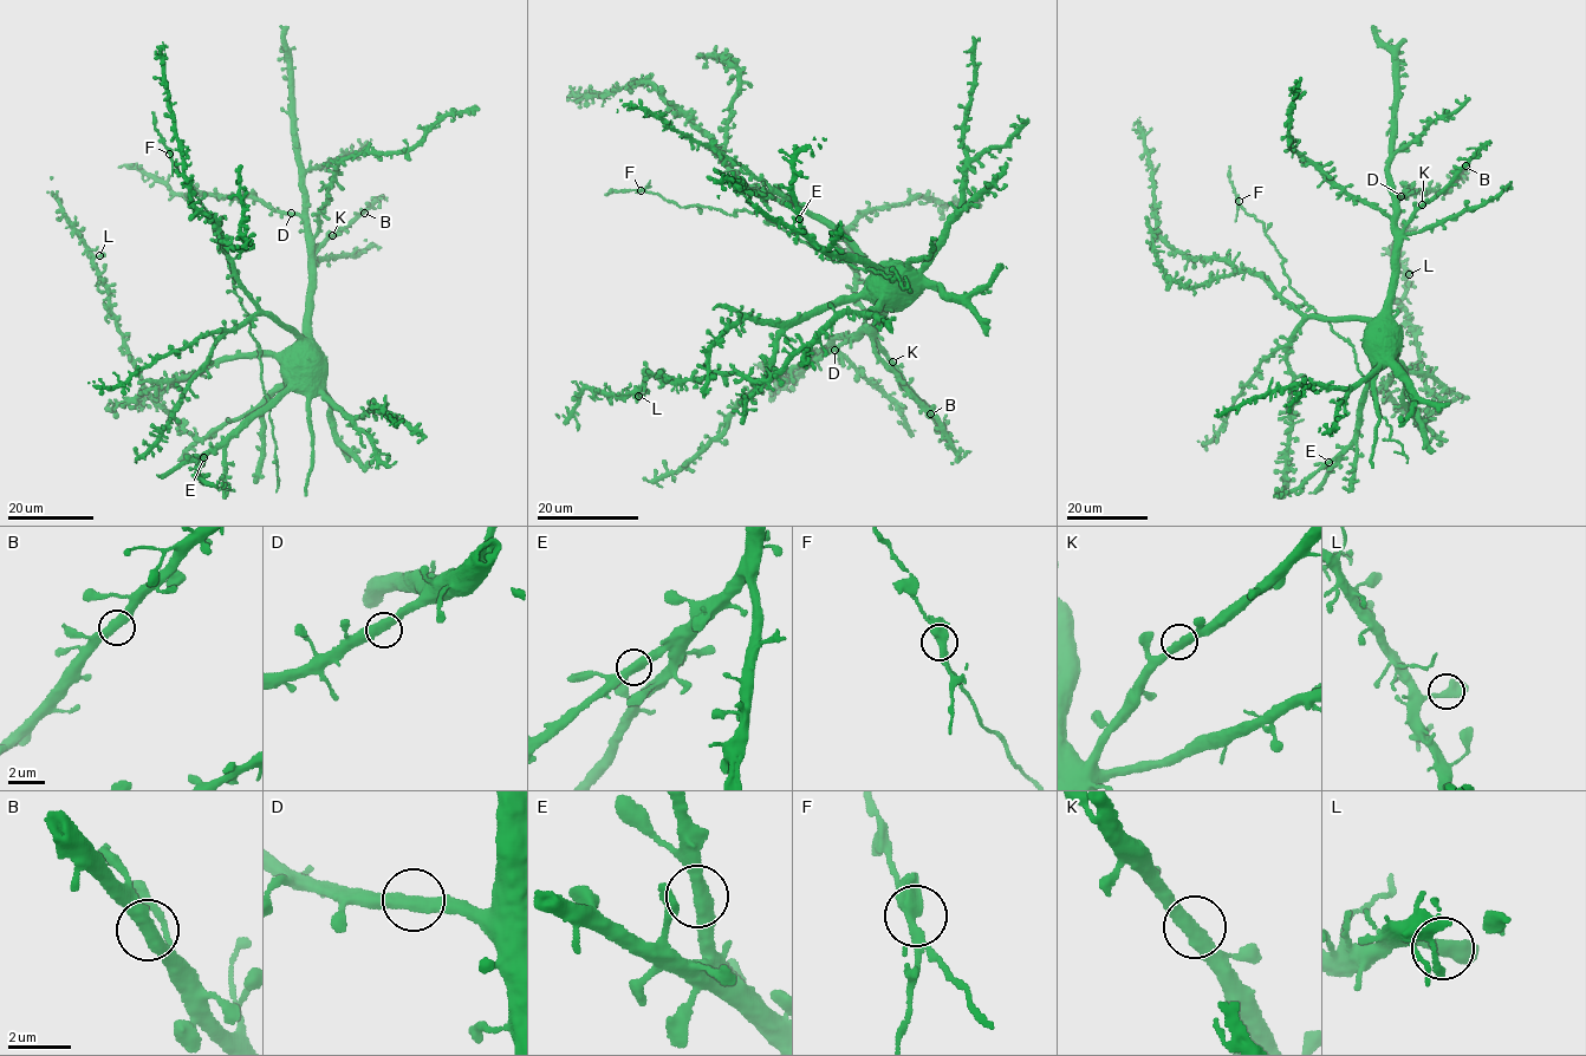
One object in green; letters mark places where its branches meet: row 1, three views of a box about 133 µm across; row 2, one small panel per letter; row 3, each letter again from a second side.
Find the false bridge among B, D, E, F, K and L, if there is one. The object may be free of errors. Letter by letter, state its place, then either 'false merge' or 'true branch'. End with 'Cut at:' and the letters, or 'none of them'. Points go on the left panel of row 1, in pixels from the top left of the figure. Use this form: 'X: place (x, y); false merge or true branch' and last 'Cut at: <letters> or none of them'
B: place (364, 213); true branch
D: place (291, 213); true branch
E: place (203, 457); true branch
F: place (169, 154); false merge
K: place (332, 235); true branch
L: place (99, 255); true branch
Cut at: F

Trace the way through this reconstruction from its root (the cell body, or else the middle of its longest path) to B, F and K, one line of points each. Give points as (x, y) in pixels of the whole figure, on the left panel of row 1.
B: (305, 366), (311, 356), (307, 331), (312, 259), (330, 238), (364, 213)
F: (305, 366), (283, 391), (268, 398), (260, 379), (260, 350), (234, 288), (220, 239), (207, 210), (169, 154)
K: (305, 366), (311, 356), (307, 331), (312, 259), (332, 235)

